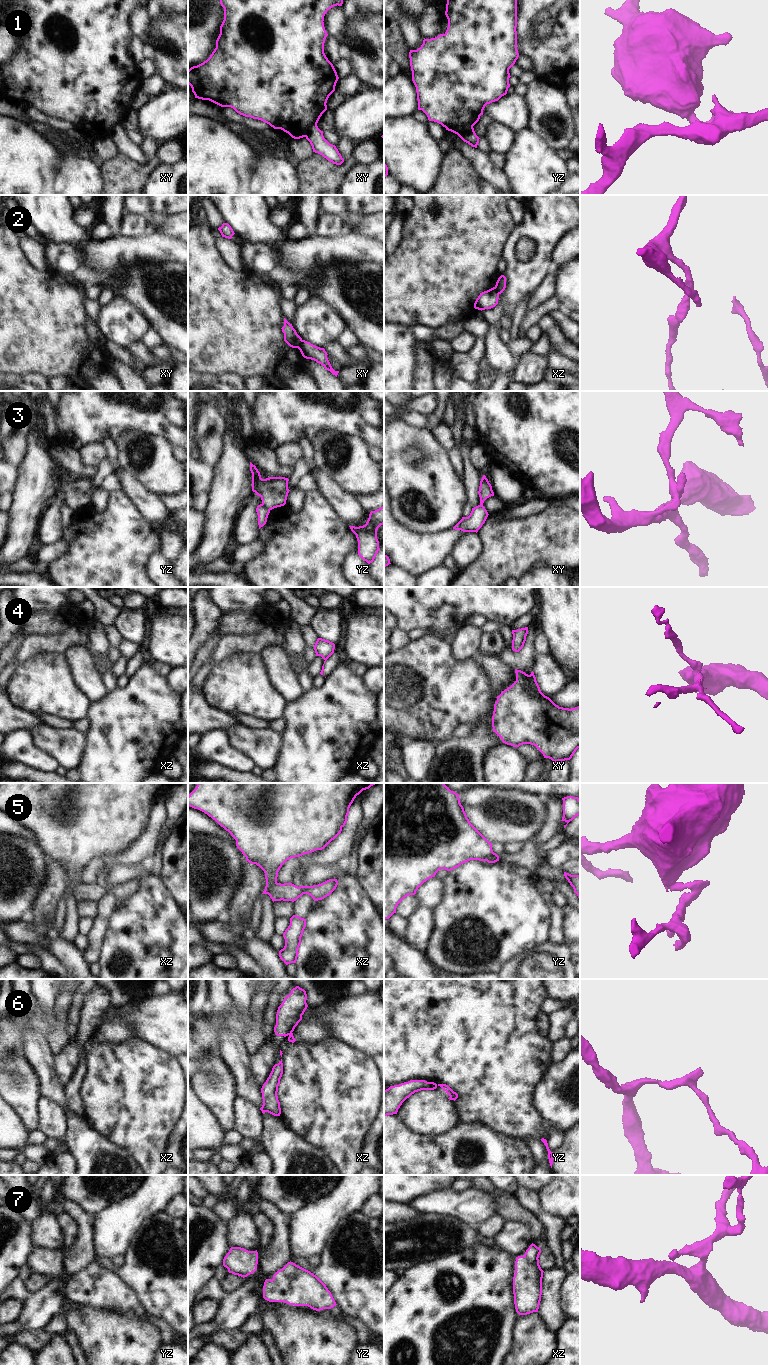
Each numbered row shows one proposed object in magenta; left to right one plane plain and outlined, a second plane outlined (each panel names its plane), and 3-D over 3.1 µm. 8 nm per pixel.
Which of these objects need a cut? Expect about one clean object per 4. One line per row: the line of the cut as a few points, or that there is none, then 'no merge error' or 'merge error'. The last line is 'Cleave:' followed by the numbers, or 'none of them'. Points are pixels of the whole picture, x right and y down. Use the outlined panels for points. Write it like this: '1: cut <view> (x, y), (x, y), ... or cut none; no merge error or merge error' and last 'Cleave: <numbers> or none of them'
1: cut xy (315, 123), (309, 128), (306, 137); merge error
2: cut xy (302, 340), (298, 348); merge error
3: cut yz (262, 503), (269, 510); merge error
4: cut xz (329, 655), (325, 660); merge error
5: cut xz (276, 882), (267, 893); merge error
6: cut xz (291, 1032), (289, 1035); merge error
7: cut none; no merge error
Cleave: 1, 2, 3, 4, 5, 6

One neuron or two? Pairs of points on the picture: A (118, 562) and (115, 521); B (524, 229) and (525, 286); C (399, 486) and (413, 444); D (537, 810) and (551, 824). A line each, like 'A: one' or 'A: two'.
A: one
B: one
C: one
D: two

